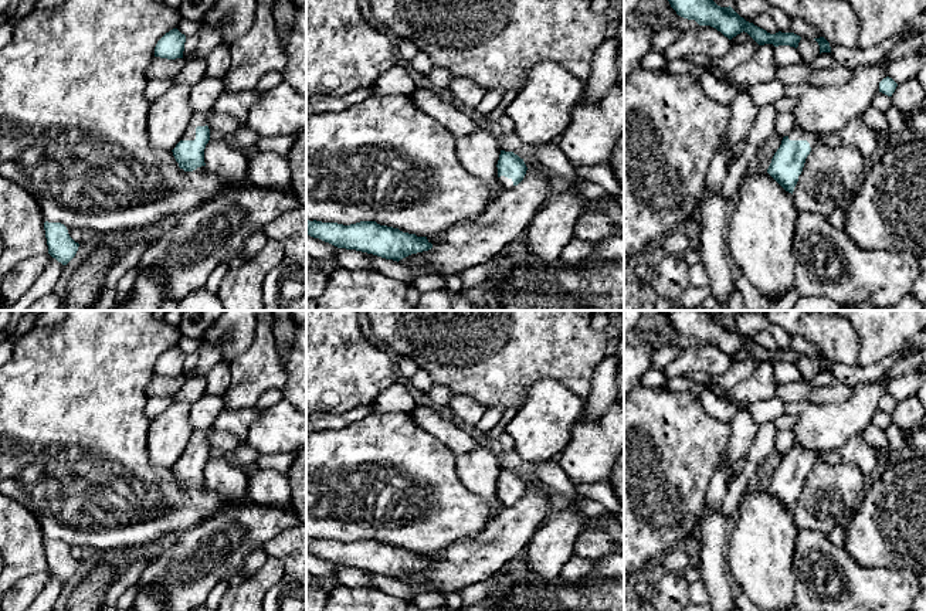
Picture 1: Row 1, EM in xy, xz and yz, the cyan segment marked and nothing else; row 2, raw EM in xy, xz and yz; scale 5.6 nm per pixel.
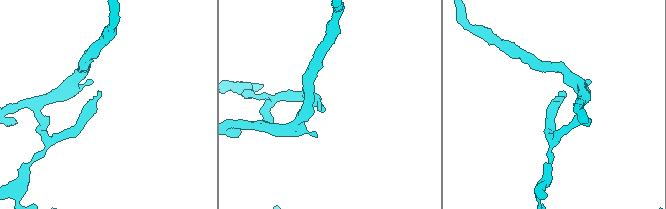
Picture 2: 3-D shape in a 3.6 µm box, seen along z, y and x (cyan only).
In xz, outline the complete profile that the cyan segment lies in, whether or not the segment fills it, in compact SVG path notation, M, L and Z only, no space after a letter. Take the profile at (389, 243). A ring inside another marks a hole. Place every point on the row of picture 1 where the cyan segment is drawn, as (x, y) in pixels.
M306 220L306 234L338 248L356 250L397 262L411 254L433 248L427 237L403 232L376 221L343 225Z

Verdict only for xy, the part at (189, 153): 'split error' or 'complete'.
split error

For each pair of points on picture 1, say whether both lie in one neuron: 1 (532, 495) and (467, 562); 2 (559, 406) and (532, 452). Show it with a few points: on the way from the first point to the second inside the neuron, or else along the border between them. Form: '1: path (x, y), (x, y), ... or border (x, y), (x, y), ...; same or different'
1: path (523, 513), (485, 552); same
2: path (548, 417), (535, 441); same

